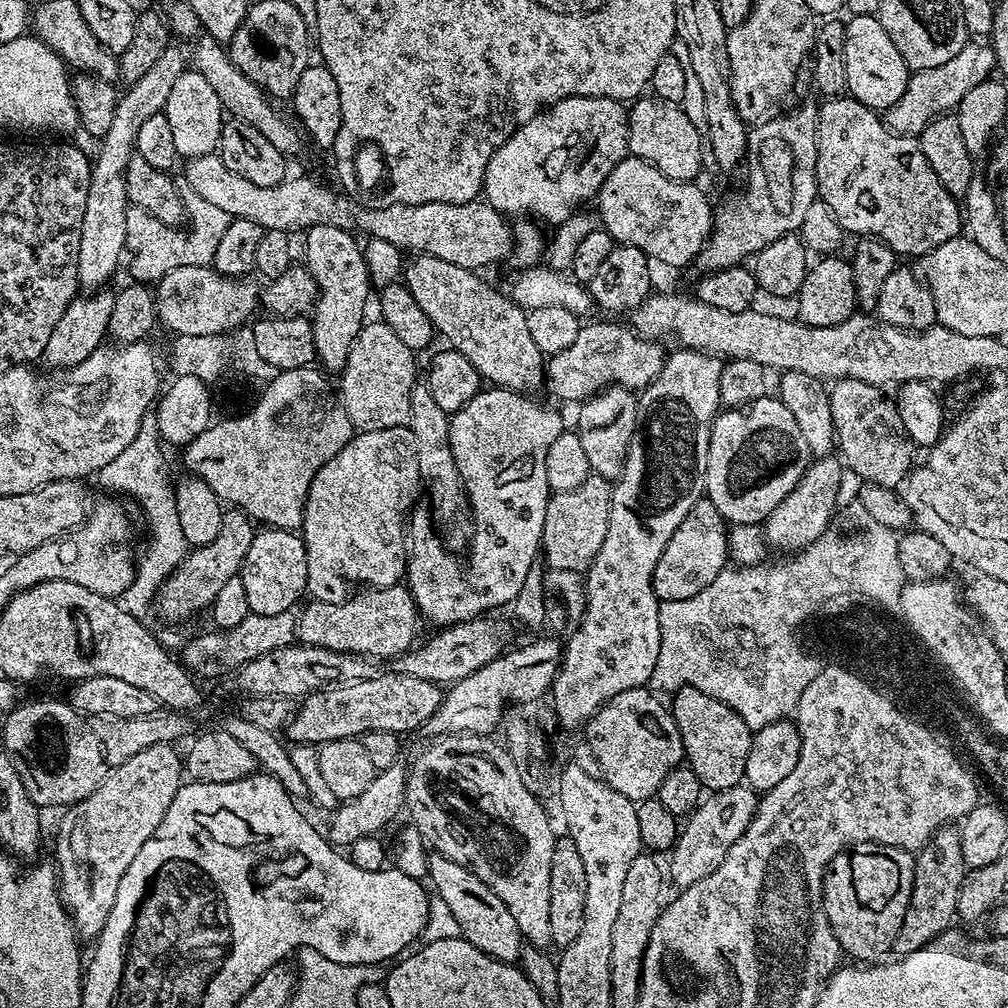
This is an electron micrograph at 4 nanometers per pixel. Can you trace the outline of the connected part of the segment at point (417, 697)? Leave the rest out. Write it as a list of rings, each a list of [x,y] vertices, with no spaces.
[[[391,670],[386,674],[378,674],[369,680],[356,680],[352,684],[342,684],[339,686],[329,686],[322,692],[311,692],[309,696],[303,697],[299,701],[298,707],[292,713],[292,719],[286,725],[286,733],[296,744],[312,744],[319,746],[326,742],[335,740],[351,740],[359,738],[366,732],[374,730],[386,730],[397,734],[412,732],[423,729],[434,714],[434,710],[440,708],[442,699],[441,685],[431,684],[422,678],[410,678],[410,674],[402,674]]]

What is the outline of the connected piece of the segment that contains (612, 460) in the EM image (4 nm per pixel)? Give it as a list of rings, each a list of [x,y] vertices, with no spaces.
[[[609,386],[579,405],[580,413],[576,416],[574,428],[586,454],[589,469],[595,475],[615,478],[624,468],[628,444],[636,432],[636,401],[637,397],[629,389]]]

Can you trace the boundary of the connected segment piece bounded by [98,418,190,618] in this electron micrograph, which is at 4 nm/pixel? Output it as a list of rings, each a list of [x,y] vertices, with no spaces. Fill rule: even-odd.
[[[152,418],[145,419],[140,425],[140,433],[98,473],[100,484],[104,488],[113,488],[116,492],[129,492],[140,503],[144,516],[148,519],[148,545],[144,553],[139,553],[134,564],[132,584],[115,597],[114,604],[119,611],[137,618],[144,618],[148,608],[153,607],[156,593],[159,592],[164,579],[182,563],[190,551],[190,545],[182,534],[182,526],[178,523],[178,506],[176,505],[175,487],[164,477],[164,456],[156,449],[157,421]]]

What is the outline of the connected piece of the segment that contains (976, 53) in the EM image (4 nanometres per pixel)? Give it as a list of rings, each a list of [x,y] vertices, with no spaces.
[[[969,42],[962,50],[958,50],[958,54],[954,54],[954,58],[950,58],[950,62],[942,62],[942,66],[934,66],[921,72],[913,71],[909,75],[902,98],[898,98],[898,102],[894,102],[894,106],[886,110],[888,127],[893,133],[915,137],[930,121],[955,110],[963,95],[983,80],[989,79],[995,68],[996,55],[991,43]]]

